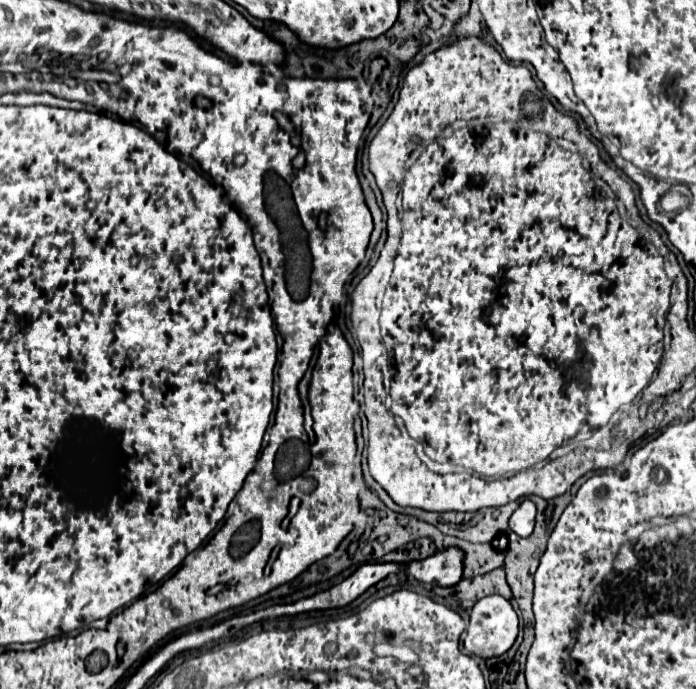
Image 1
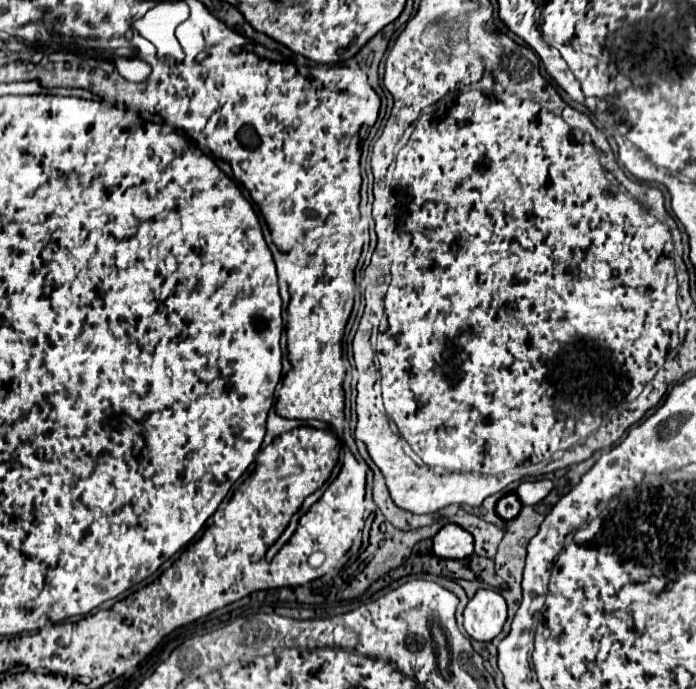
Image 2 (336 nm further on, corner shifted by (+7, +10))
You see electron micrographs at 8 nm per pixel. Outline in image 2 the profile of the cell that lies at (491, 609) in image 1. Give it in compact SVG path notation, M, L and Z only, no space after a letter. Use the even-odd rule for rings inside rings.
M477 590L463 612L463 626L473 640L493 640L507 620L507 602L493 590Z

